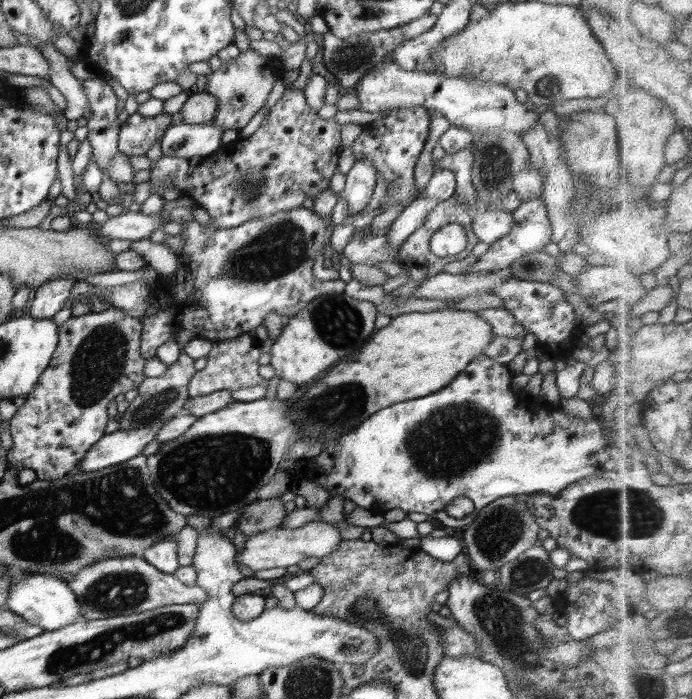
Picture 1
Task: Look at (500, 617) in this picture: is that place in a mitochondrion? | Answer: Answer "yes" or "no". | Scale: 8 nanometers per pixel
yes

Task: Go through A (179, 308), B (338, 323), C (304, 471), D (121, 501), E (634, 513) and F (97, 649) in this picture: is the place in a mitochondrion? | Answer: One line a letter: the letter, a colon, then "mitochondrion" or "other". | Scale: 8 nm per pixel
A: other
B: mitochondrion
C: other
D: mitochondrion
E: mitochondrion
F: mitochondrion

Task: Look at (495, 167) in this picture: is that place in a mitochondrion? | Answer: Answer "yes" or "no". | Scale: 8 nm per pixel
yes

